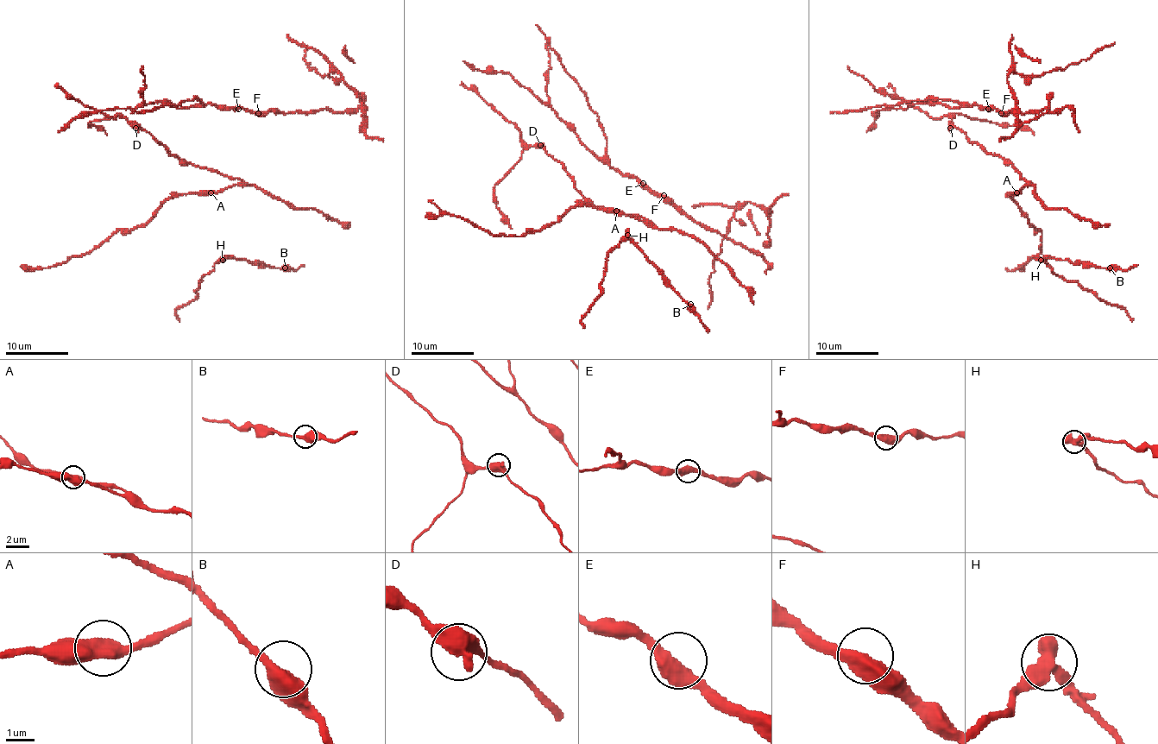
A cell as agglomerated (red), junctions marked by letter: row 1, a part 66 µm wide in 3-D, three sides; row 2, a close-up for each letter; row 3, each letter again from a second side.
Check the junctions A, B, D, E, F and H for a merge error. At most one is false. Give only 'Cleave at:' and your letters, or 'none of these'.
Cleave at: H

